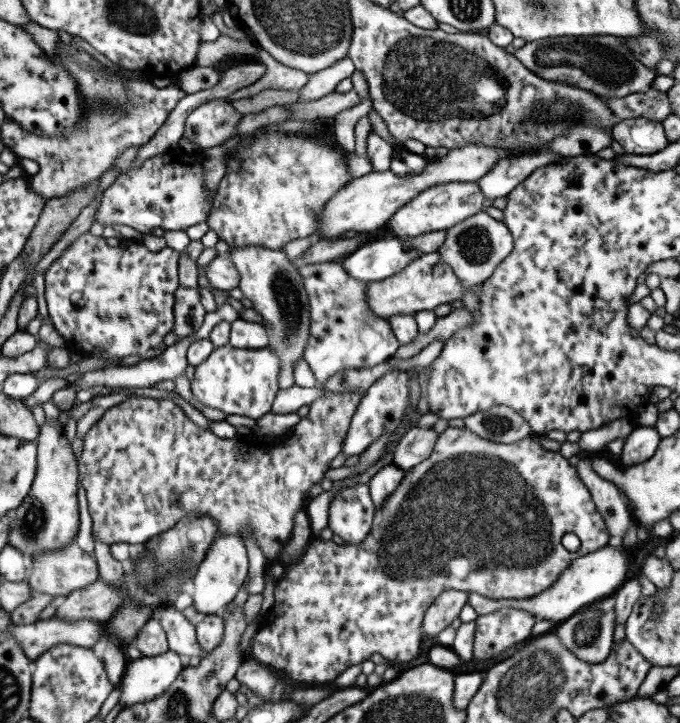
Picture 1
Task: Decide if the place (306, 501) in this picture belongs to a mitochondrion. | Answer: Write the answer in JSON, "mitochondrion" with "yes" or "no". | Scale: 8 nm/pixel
{"mitochondrion":"no"}

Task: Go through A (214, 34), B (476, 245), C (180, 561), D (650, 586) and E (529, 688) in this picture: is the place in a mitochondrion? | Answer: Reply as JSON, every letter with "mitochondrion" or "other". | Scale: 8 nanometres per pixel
{"A":"other","B":"mitochondrion","C":"mitochondrion","D":"other","E":"mitochondrion"}

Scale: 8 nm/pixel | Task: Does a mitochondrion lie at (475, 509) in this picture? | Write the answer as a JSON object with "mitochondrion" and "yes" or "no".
{"mitochondrion":"yes"}

